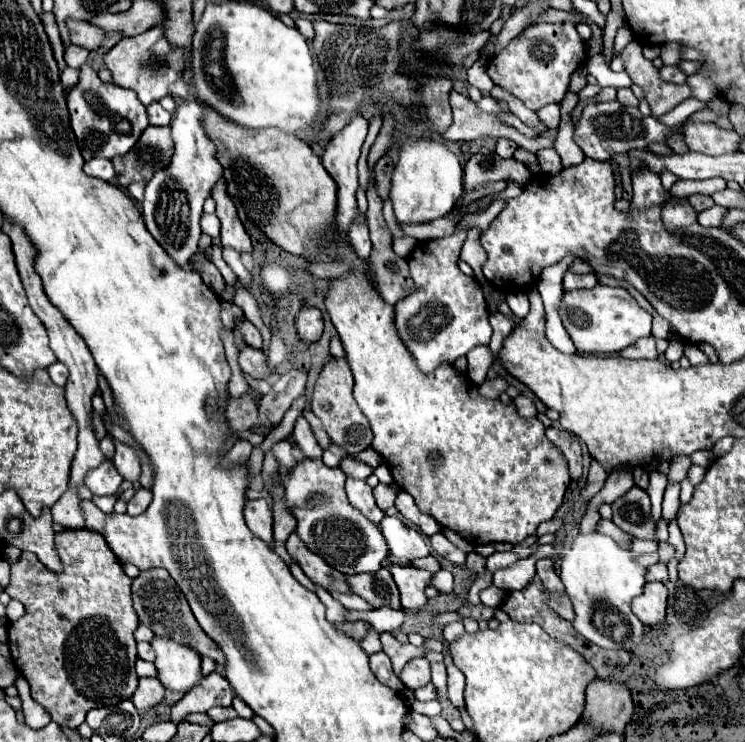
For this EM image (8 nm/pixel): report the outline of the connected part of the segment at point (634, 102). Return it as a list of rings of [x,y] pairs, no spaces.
[[[619,88],[617,90],[617,100],[623,104],[623,106],[639,106],[639,100],[633,96],[631,88]]]

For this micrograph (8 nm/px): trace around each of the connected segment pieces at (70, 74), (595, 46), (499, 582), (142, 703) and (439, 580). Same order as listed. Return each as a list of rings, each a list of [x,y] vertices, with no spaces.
[[[65,68],[65,70],[61,72],[61,82],[63,82],[65,90],[71,90],[71,88],[79,82],[79,74],[79,69],[73,68]]]
[[[584,22],[587,23],[593,32],[593,37],[587,42],[588,54],[590,57],[600,54],[603,49],[603,30],[599,28],[594,22]]]
[[[535,556],[521,558],[517,564],[497,570],[493,574],[493,584],[503,590],[521,590],[535,576]]]
[[[139,678],[137,692],[131,696],[137,710],[147,710],[163,700],[165,688],[157,678]]]
[[[439,570],[437,574],[433,574],[433,582],[429,582],[433,588],[437,588],[439,592],[451,592],[453,590],[453,576],[447,570]]]

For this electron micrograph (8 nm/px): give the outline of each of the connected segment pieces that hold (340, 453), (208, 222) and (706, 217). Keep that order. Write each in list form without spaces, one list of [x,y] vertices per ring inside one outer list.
[[[331,442],[331,444],[329,444],[329,448],[325,448],[325,450],[323,450],[323,458],[321,458],[321,460],[323,460],[327,466],[337,468],[343,456],[347,456],[347,452],[345,452],[343,448],[337,448],[337,444],[333,444],[333,442]]]
[[[203,214],[201,218],[201,228],[205,234],[211,238],[219,238],[219,218],[215,214]]]
[[[713,206],[713,208],[709,208],[709,210],[703,210],[701,214],[699,214],[699,224],[701,226],[721,226],[721,218],[723,218],[723,214],[725,214],[727,210],[725,208],[721,208],[721,206]]]

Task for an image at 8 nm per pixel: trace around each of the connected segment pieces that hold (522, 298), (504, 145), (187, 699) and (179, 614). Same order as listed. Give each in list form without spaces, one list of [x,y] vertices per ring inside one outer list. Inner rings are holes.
[[[523,293],[508,294],[506,302],[513,314],[519,318],[524,318],[529,313],[530,302],[527,295]]]
[[[501,138],[501,140],[497,142],[497,150],[495,150],[495,152],[497,152],[501,158],[511,158],[511,156],[513,156],[513,152],[515,152],[515,148],[517,148],[517,144],[515,144],[515,142]]]
[[[211,672],[203,678],[203,682],[187,692],[173,708],[171,708],[171,722],[179,724],[193,712],[207,712],[213,706],[231,706],[233,688],[225,676],[219,672]]]
[[[153,568],[153,570],[145,570],[141,572],[131,586],[131,600],[133,600],[133,608],[137,612],[137,618],[143,626],[151,628],[155,632],[155,636],[169,636],[171,640],[177,640],[193,650],[197,650],[197,654],[201,658],[211,658],[215,660],[219,666],[225,666],[225,654],[221,652],[221,648],[201,630],[201,626],[197,624],[183,592],[179,590],[179,586],[175,584],[175,580],[169,576],[169,572],[165,568]]]

